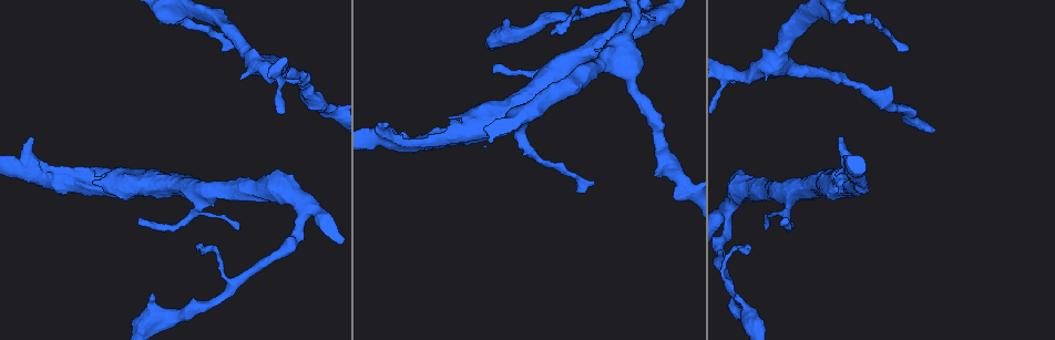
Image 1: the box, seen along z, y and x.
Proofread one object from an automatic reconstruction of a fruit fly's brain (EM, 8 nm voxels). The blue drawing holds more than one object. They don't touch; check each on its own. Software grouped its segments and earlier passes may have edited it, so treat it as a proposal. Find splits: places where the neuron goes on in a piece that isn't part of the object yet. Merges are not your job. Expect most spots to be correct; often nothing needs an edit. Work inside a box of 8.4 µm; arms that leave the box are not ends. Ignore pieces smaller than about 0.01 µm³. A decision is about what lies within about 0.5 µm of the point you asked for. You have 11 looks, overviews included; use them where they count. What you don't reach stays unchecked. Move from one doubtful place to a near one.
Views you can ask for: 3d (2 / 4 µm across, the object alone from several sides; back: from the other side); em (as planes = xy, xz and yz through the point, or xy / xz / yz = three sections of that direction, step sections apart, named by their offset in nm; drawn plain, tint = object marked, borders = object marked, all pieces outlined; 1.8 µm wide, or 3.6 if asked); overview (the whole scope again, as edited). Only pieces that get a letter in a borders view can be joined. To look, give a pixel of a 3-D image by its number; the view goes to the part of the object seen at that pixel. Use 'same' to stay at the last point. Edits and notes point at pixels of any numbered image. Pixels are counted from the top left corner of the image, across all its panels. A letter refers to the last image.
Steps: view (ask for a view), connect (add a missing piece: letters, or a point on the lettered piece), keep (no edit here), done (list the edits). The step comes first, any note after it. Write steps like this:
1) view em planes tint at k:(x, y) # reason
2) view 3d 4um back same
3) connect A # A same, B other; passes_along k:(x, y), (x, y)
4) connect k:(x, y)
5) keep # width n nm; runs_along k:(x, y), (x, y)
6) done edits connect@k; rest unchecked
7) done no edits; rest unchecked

view 3d 4um at 1:(151, 318) # arms part here

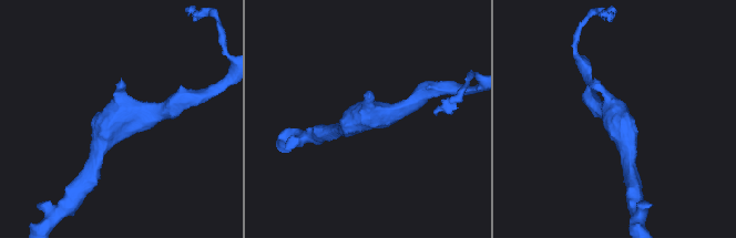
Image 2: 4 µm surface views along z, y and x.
view em planes plain at 2:(124, 115)

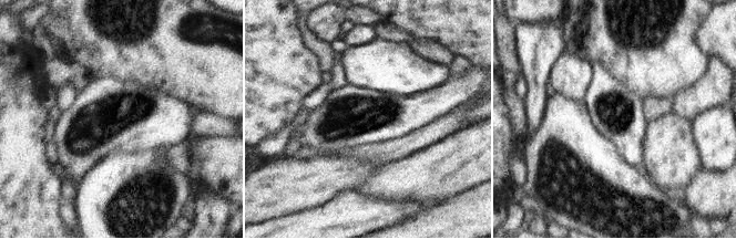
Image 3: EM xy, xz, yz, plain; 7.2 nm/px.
view em planes borders same # what lies round it

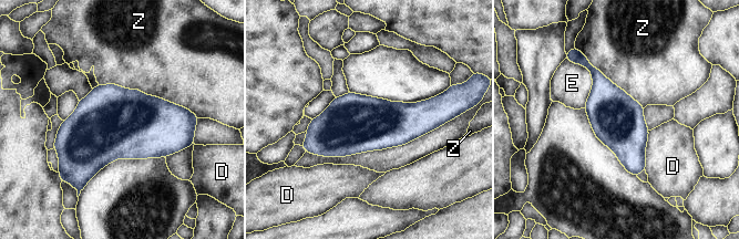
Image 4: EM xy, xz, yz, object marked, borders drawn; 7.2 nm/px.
keep # D other, E other, Z other; no lettered piece goes on from it

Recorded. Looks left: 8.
view em planes borders at 1:(195, 247) # tapers out

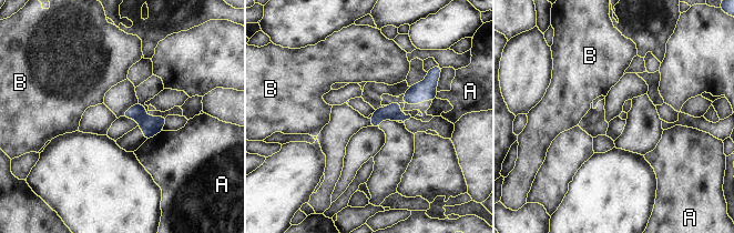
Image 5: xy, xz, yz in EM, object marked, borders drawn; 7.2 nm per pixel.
keep # A other, B other; none of them fits

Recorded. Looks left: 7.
view em planes borders at 1:(139, 222) # tapers out

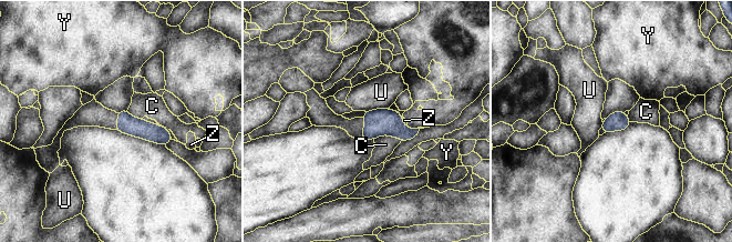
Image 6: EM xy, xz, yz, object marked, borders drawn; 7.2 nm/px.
keep # width 140 nm; C other, U other, Y other, Z other; runs_along 6:(121, 114), (134, 127), (167, 137); none of them fits

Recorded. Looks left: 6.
view em planes borders at 1:(898, 48)

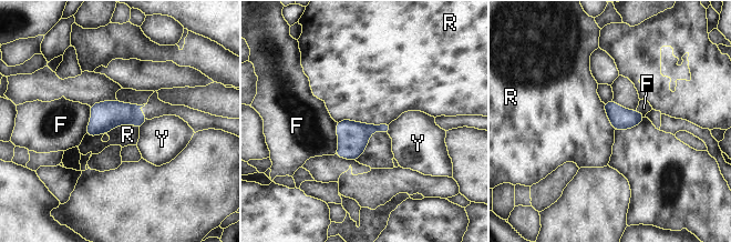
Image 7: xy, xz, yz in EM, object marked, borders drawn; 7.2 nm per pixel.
keep # width 160 nm; F other, R other, Y other; border 7:(139, 127), (86, 133); none of them fits

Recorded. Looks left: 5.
done no edits; rest unchecked

